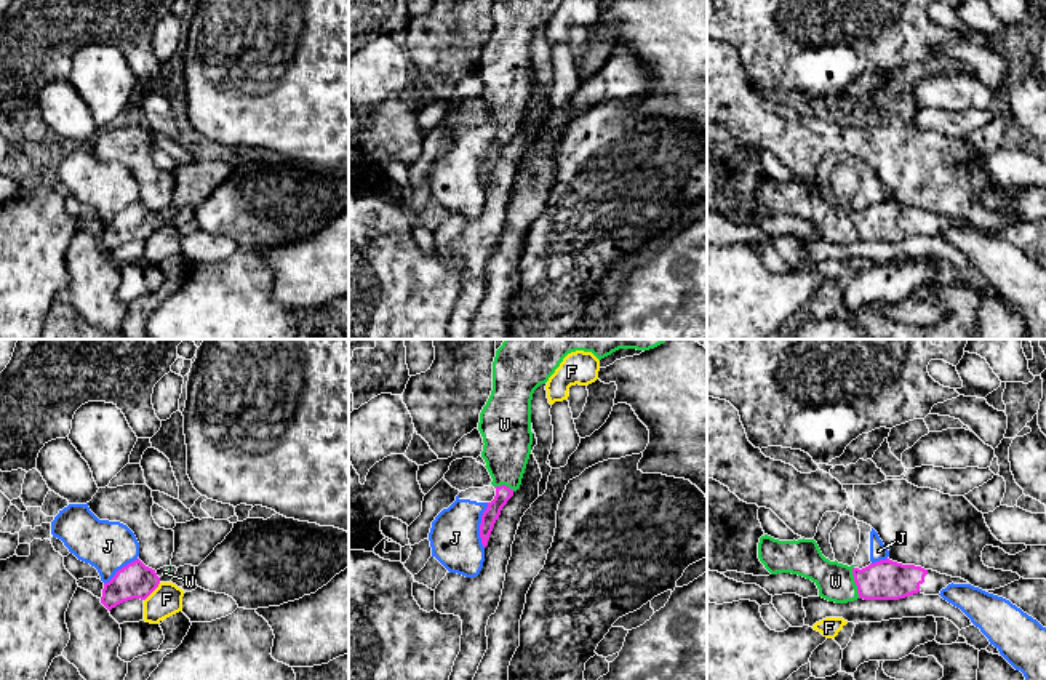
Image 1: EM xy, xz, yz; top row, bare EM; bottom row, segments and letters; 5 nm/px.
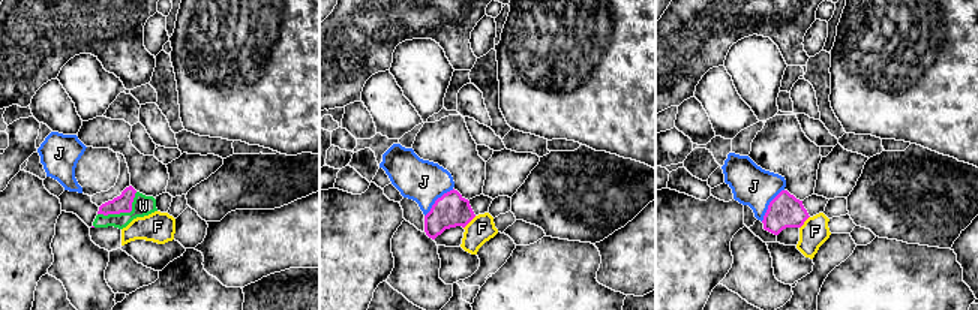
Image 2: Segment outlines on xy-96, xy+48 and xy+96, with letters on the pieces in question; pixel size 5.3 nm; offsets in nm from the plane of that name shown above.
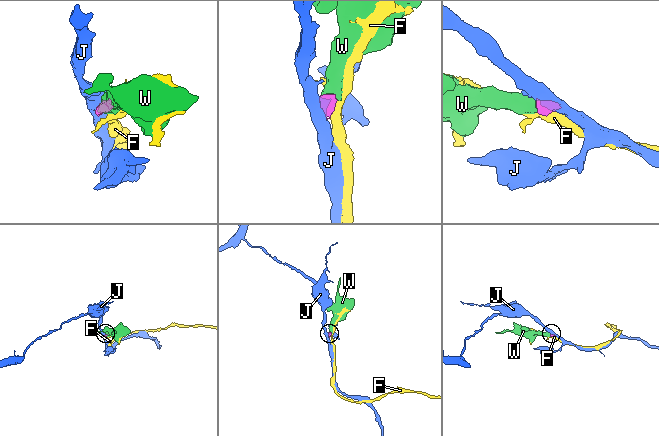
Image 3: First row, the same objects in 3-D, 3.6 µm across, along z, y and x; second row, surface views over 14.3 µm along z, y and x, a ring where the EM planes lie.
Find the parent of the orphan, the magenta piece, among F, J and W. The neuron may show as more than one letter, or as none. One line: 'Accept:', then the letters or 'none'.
Accept: W

